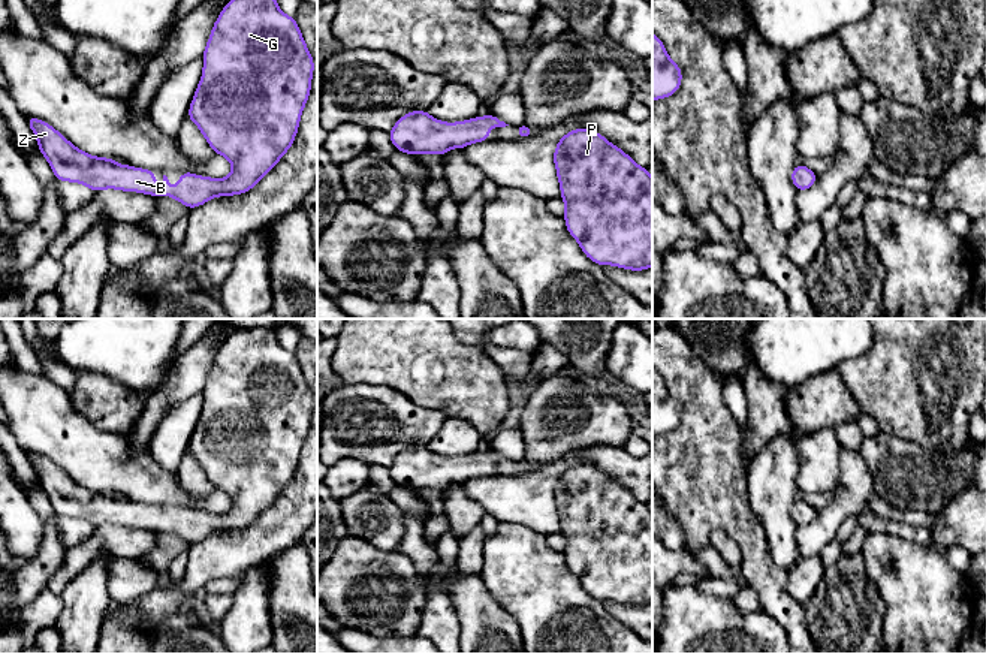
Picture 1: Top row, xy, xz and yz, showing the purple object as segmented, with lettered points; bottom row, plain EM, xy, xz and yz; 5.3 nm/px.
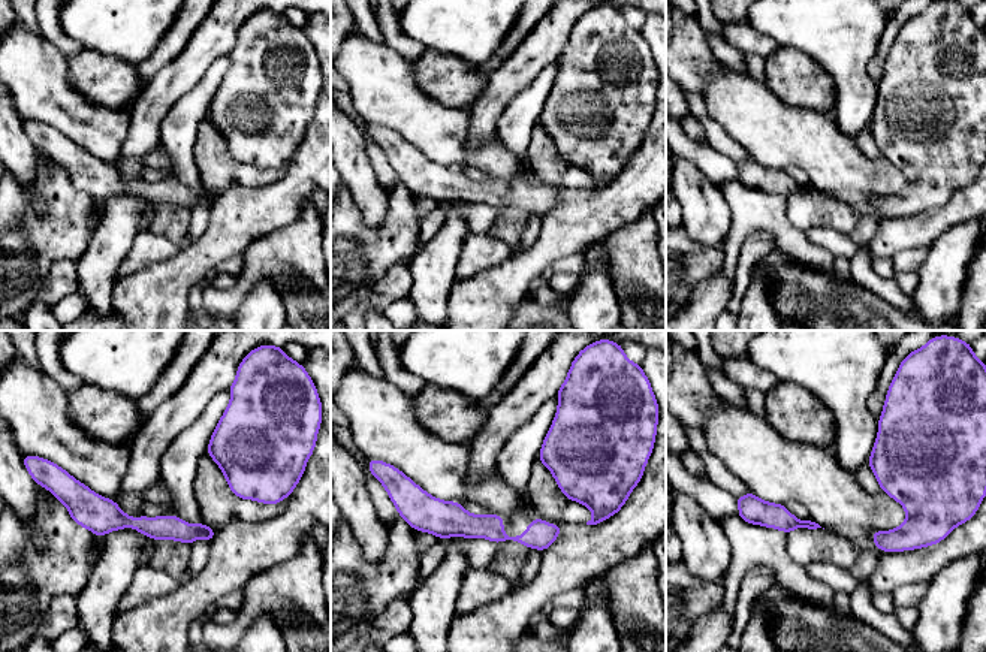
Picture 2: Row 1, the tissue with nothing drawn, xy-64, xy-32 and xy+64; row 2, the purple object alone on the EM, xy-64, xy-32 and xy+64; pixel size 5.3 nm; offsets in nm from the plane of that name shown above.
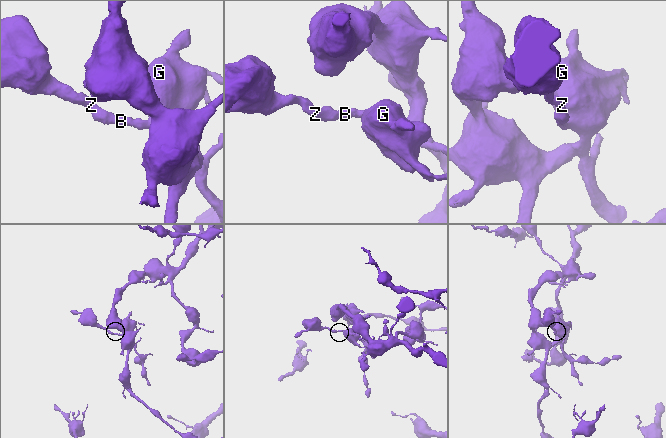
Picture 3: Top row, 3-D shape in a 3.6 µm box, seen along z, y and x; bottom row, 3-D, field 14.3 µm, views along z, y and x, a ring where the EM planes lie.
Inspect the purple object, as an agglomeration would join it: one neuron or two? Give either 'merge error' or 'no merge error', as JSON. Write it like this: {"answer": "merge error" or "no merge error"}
{"answer": "no merge error"}

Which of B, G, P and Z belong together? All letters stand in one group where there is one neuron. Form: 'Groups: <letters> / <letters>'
Groups: B G P Z

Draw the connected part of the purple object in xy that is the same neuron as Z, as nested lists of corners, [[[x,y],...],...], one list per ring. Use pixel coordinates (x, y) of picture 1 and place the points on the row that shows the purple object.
[[[230,0],[220,12],[212,25],[212,31],[202,54],[203,69],[199,85],[190,103],[189,117],[200,130],[215,154],[226,157],[233,169],[220,180],[211,177],[199,177],[197,174],[183,172],[175,189],[169,186],[169,180],[163,175],[162,189],[157,190],[157,180],[153,169],[141,169],[129,165],[118,165],[114,159],[94,157],[69,142],[58,130],[48,123],[27,117],[27,123],[33,130],[37,145],[43,157],[48,160],[54,177],[58,181],[79,183],[93,192],[115,189],[123,192],[138,192],[151,196],[171,196],[187,208],[196,208],[206,204],[212,198],[242,195],[251,190],[260,178],[263,178],[292,147],[298,133],[301,114],[308,100],[311,90],[311,78],[314,70],[313,57],[305,45],[301,30],[293,16],[283,13],[277,0]]]

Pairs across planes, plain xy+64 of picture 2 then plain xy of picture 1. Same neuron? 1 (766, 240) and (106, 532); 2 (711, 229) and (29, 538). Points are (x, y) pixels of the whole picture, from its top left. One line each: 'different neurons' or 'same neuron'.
1: same neuron
2: same neuron

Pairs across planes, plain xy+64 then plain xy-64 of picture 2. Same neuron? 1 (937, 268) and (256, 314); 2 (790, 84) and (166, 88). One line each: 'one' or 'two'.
1: one
2: two

